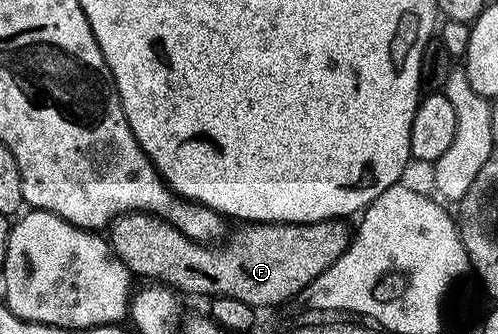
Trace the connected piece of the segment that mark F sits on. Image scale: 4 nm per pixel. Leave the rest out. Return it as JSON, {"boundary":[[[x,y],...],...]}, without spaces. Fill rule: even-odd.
{"boundary":[[[129,212],[109,225],[107,239],[113,253],[134,277],[146,276],[146,281],[160,282],[181,294],[202,292],[208,298],[239,298],[239,302],[261,310],[277,308],[292,296],[300,297],[313,279],[339,259],[351,243],[351,228],[345,224],[341,218],[314,224],[249,222],[238,227],[241,229],[227,242],[210,246],[183,235],[162,216]]]}

